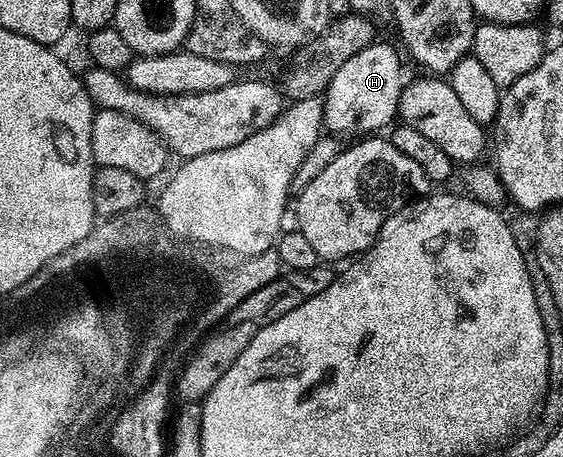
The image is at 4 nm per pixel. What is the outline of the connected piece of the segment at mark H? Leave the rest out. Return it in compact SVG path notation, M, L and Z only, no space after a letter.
M375 41L352 55L331 77L322 100L324 126L334 135L360 137L380 131L399 112L400 95L404 86L402 61L395 47Z

